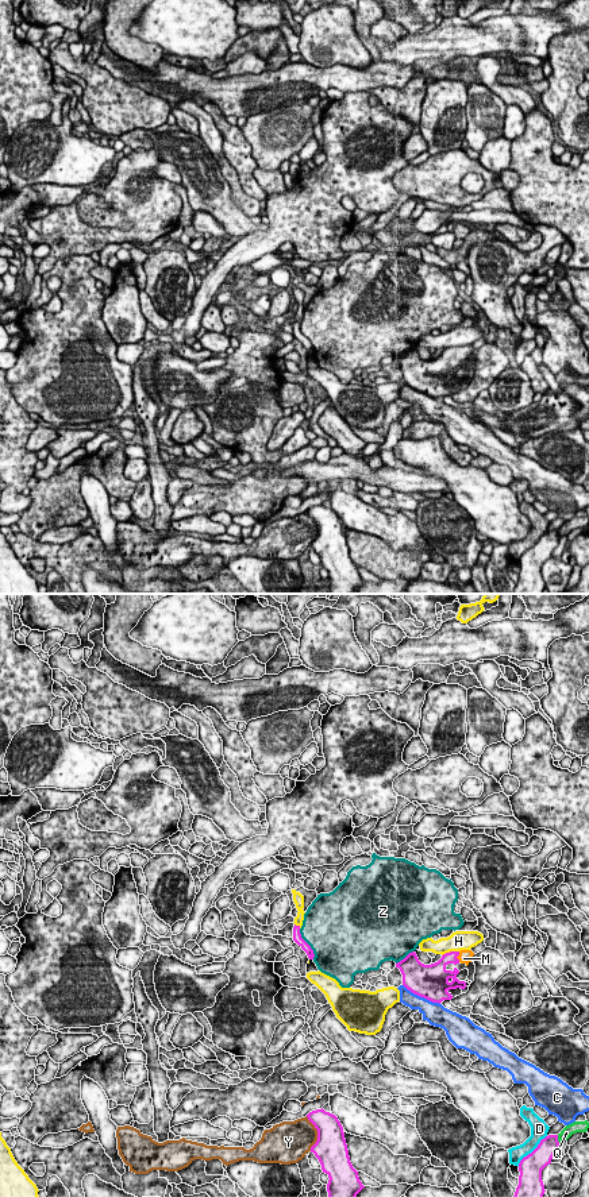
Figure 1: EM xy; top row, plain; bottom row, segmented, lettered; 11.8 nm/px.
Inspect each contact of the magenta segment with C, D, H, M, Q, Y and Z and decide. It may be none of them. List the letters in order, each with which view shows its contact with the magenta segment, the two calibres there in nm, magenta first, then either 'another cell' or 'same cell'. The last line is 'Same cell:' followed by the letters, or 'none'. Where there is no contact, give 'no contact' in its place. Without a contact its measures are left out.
C: xy | 420/260 nm | another cell
D: xy | 280/190 nm | another cell
H: xy | 160/240 nm | another cell
M: xy | 140/160 nm | same cell
Q: xy | 240/140 nm | another cell
Y: xy | 380/400 nm | another cell
Z: xy | 100/500 nm | another cell
Same cell: M

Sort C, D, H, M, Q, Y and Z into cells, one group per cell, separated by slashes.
C / D / H / M / Q / Y / Z

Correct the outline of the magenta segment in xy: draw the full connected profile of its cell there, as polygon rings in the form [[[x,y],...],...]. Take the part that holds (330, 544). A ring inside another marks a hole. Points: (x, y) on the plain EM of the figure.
[[[323,503],[309,507],[307,513],[317,525],[317,536],[311,542],[311,548],[319,555],[323,568],[330,574],[328,592],[355,594],[365,582],[350,557],[340,517]]]

